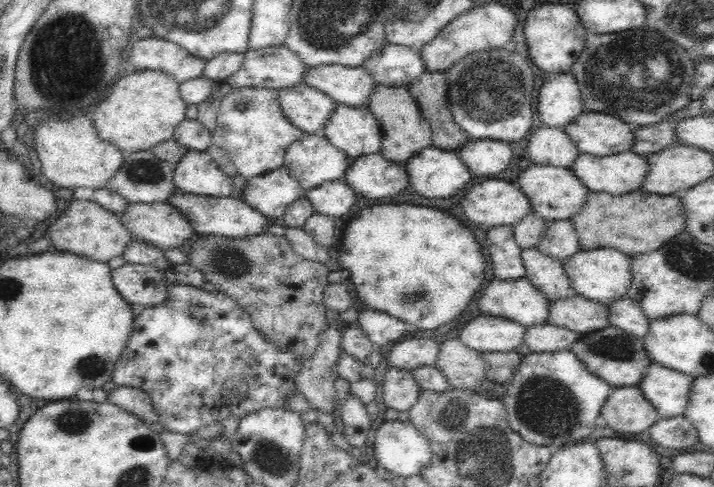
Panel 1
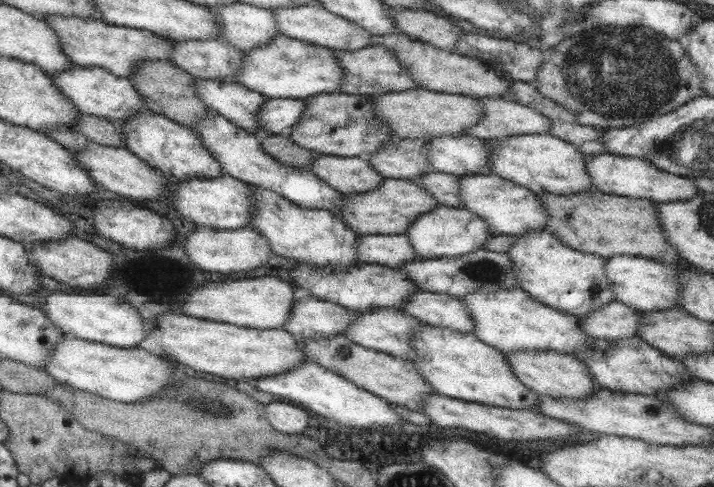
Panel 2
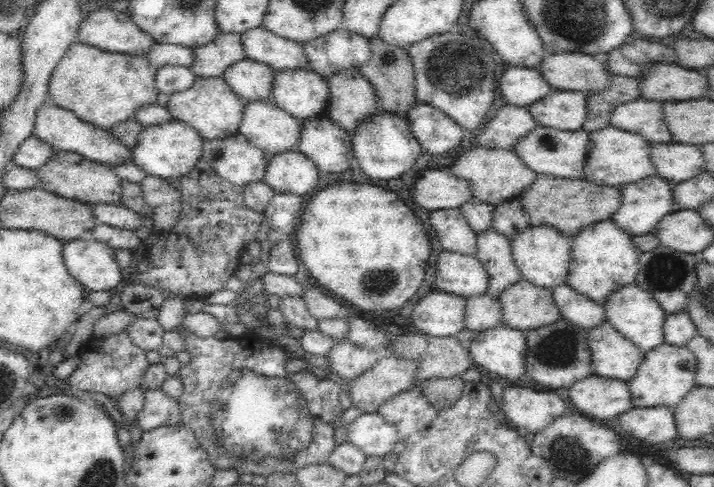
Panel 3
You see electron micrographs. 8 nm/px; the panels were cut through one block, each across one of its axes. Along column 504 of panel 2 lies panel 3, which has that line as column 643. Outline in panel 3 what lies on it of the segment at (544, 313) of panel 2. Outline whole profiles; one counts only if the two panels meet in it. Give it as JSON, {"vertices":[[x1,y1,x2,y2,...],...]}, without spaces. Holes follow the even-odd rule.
{"vertices":[[628,284,624,288,618,288,606,302,604,302,604,314,608,324,612,324,624,338,632,340,642,352,648,352,652,348,658,348,664,344,664,310,660,304,644,290,640,290,636,284]]}

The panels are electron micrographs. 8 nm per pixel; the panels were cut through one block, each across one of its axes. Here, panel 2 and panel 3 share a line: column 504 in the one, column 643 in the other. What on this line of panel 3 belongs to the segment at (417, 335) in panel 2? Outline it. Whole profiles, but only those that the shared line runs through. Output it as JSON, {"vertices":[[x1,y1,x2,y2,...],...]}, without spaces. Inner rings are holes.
{"vertices":[[660,344,658,348,652,348,644,352,640,370,636,376,628,382,630,394,632,394,632,406,634,408,654,408,654,406,668,406,674,408,678,402,684,400,684,396,698,386,696,384,696,372,698,372,698,360,692,354,688,346,672,346,672,344]]}

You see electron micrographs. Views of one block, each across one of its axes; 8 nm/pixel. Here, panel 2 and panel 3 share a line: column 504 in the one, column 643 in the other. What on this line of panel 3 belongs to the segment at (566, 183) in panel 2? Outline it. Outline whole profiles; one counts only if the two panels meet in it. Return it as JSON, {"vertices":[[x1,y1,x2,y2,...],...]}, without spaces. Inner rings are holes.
{"vertices":[[606,126,602,130,588,132,588,152,584,160,584,180,604,186,618,188,620,184,638,182,646,176,656,176,656,168,650,162,650,142,634,132,620,130,616,126]]}

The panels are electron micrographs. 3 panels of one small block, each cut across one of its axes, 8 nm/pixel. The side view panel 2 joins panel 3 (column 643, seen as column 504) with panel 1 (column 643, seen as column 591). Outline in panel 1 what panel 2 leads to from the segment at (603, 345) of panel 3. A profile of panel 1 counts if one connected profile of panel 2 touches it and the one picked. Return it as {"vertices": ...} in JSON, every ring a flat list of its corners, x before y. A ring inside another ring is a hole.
{"vertices":[[652,364,638,386,646,400,650,400,650,404,658,410,658,418,664,420,672,416,686,416,692,382,692,376]]}

